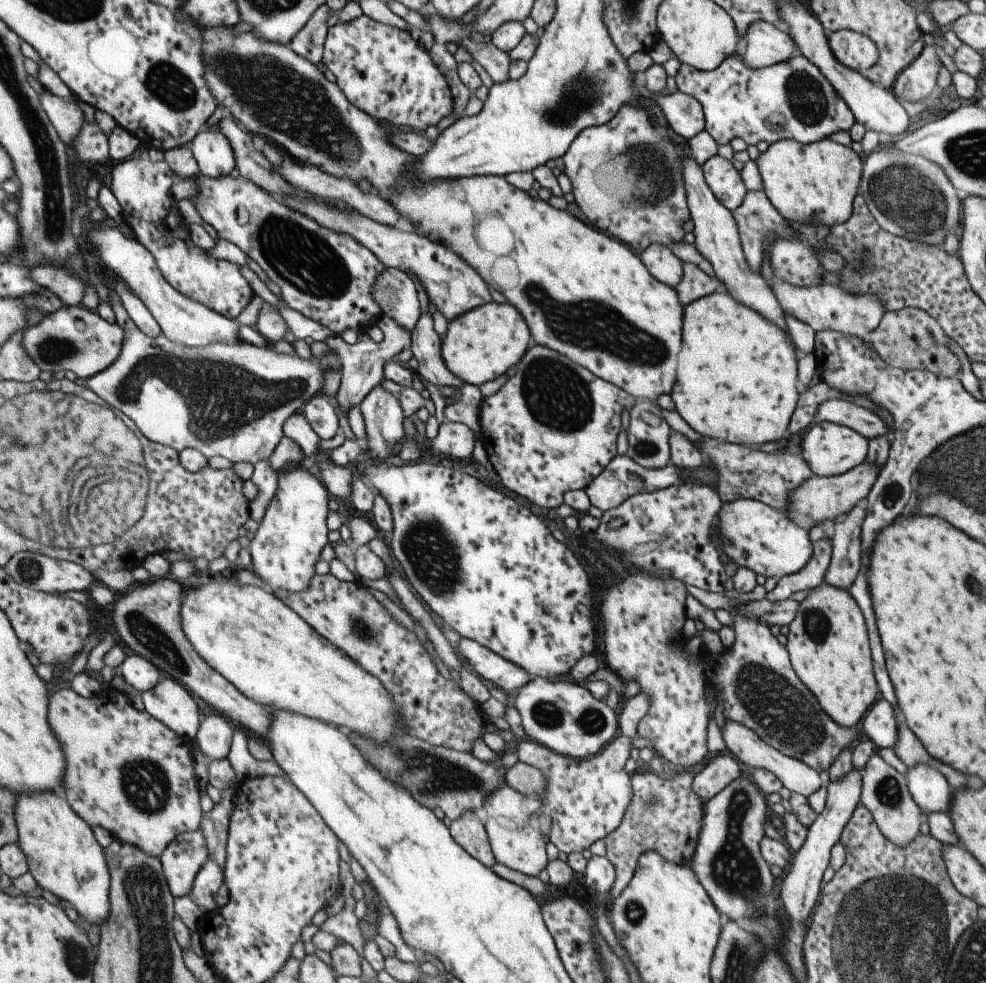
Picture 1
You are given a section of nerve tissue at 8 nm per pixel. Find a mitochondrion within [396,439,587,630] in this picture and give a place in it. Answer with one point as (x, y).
(431, 548)

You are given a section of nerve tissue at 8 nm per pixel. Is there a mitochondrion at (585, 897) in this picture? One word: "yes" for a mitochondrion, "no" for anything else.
no

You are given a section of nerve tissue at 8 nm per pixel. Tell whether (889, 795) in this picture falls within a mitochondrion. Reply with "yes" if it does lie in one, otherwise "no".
yes

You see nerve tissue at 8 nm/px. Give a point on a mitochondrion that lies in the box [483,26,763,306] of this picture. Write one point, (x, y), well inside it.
(581, 96)

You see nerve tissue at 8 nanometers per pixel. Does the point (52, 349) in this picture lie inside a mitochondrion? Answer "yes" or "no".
yes

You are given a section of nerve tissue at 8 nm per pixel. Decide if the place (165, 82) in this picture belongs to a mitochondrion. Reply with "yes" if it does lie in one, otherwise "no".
yes

